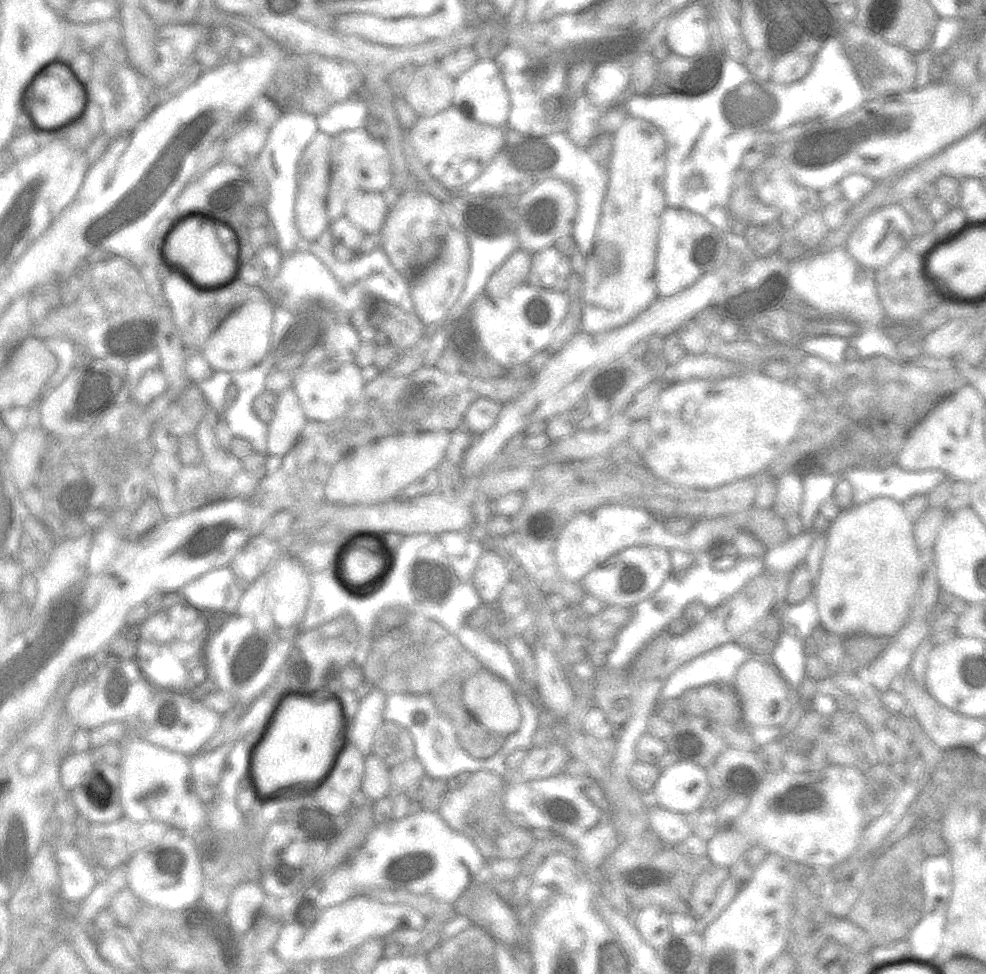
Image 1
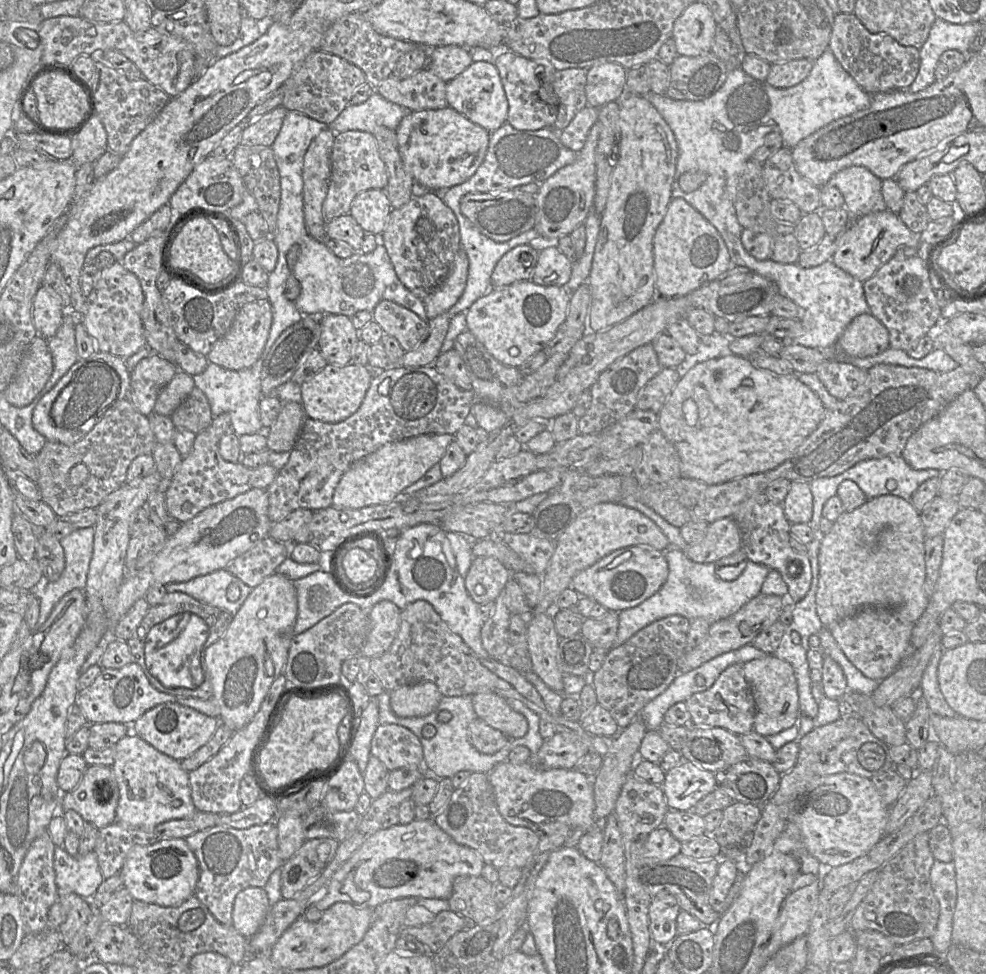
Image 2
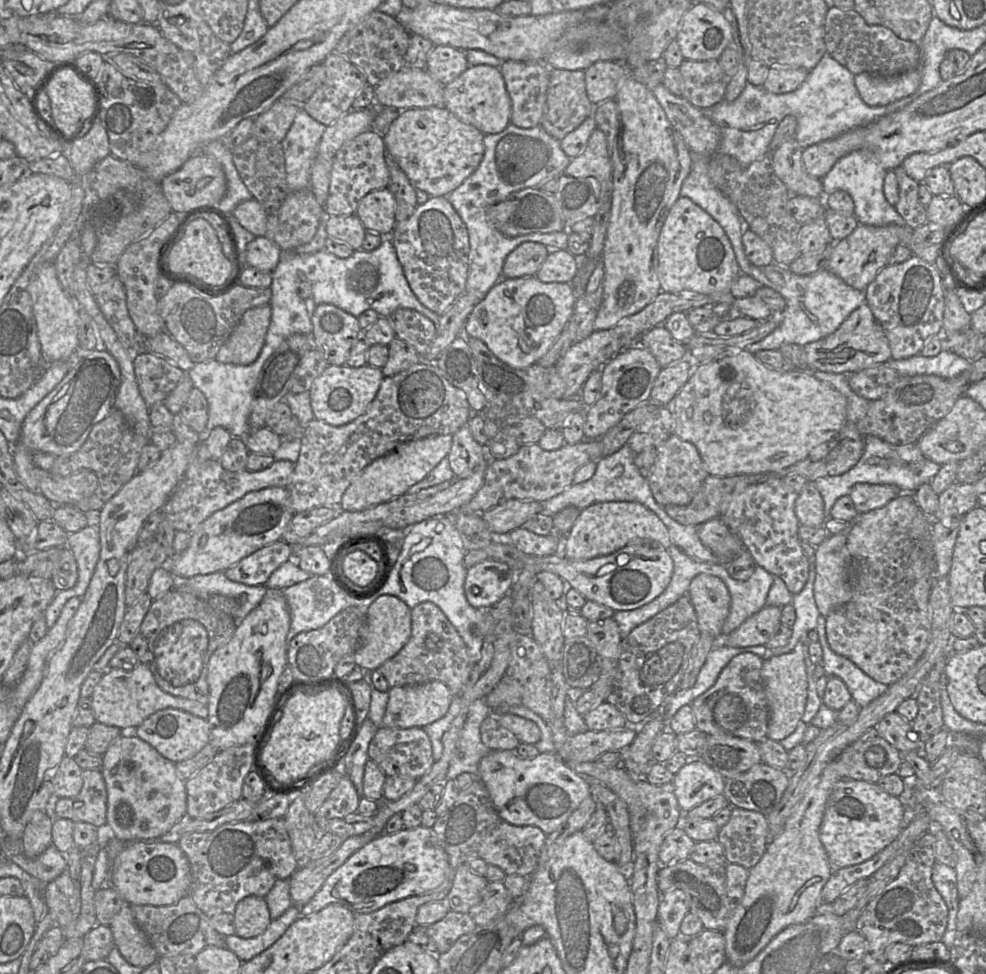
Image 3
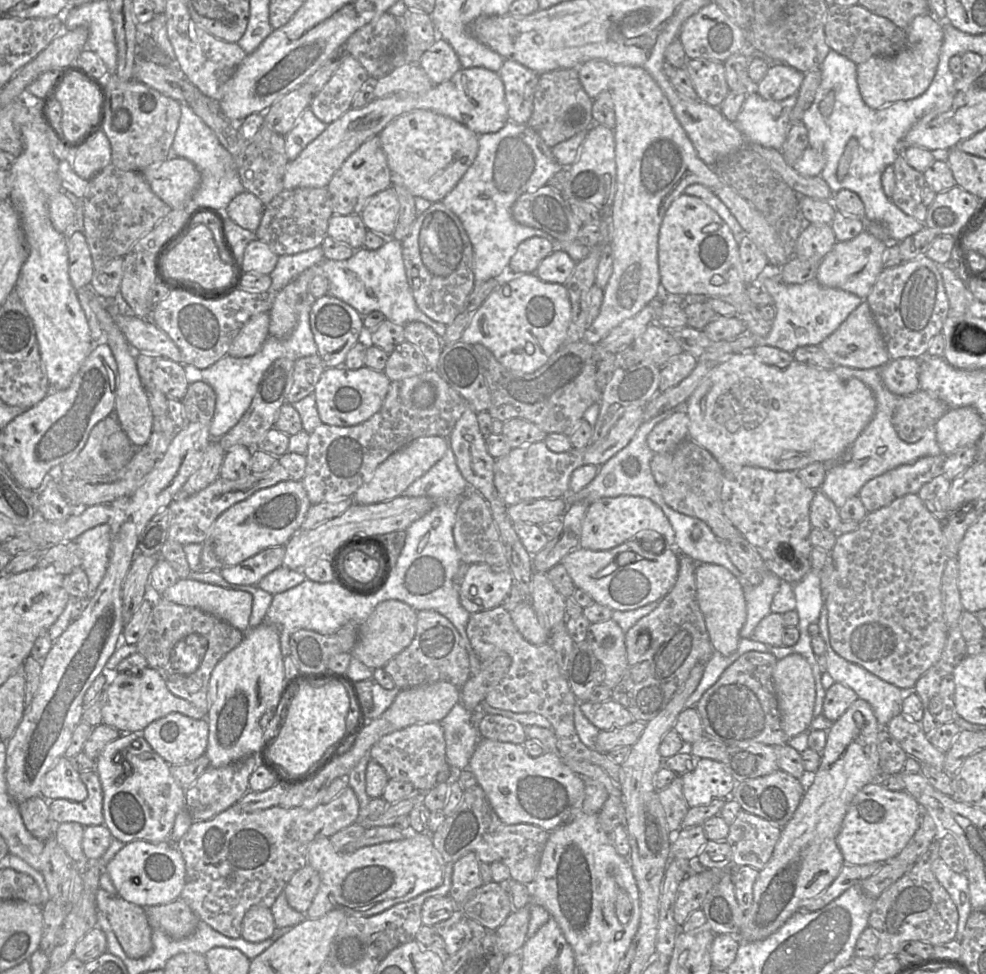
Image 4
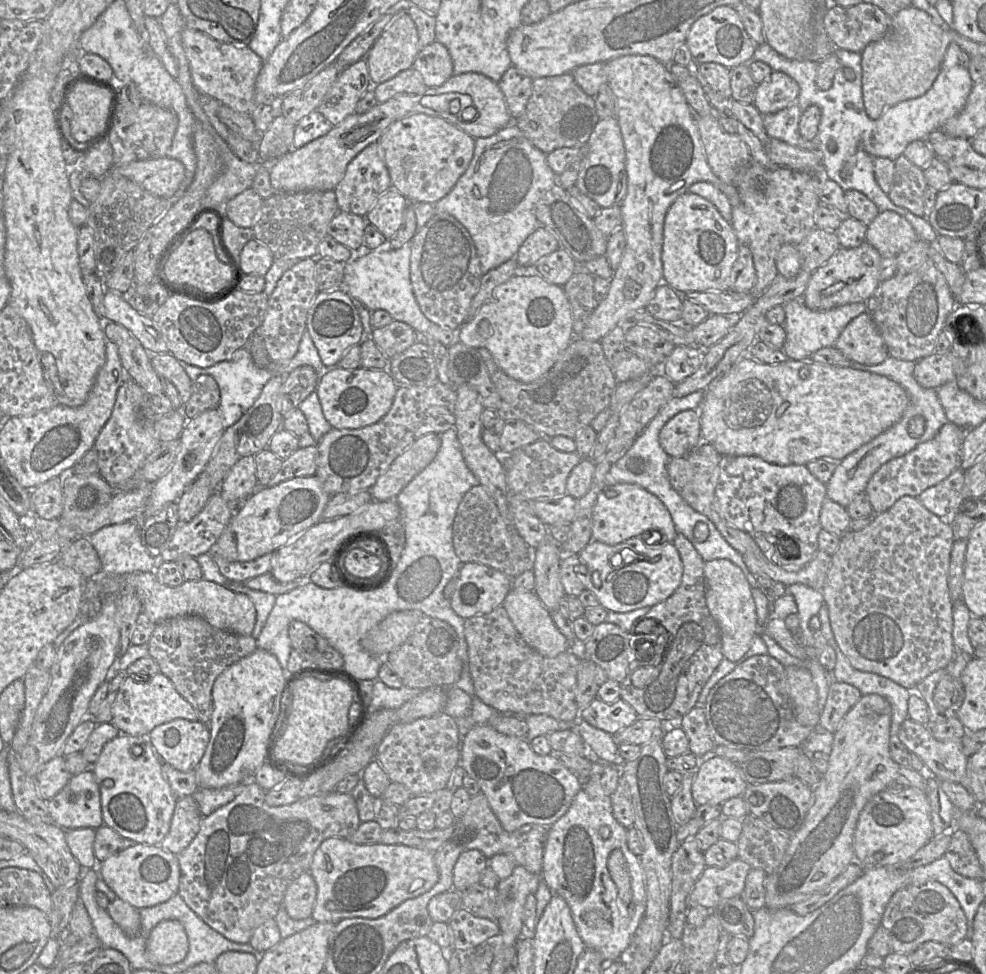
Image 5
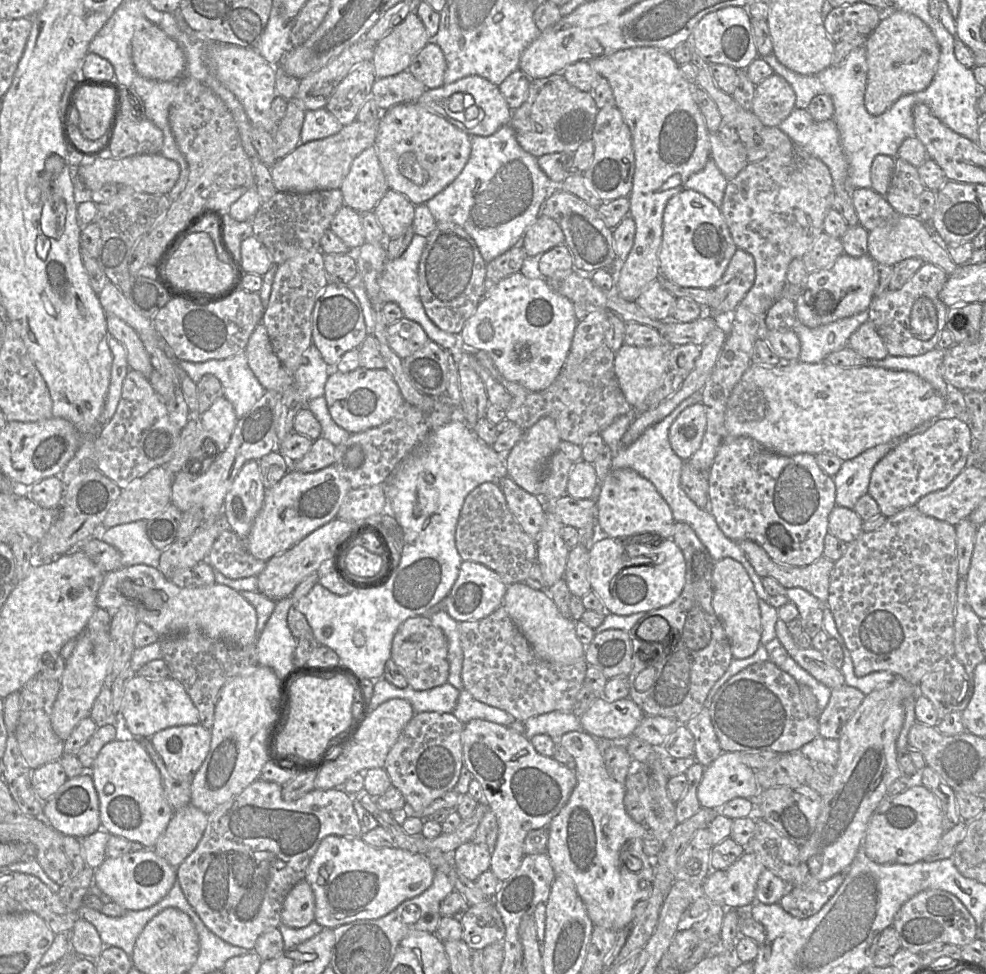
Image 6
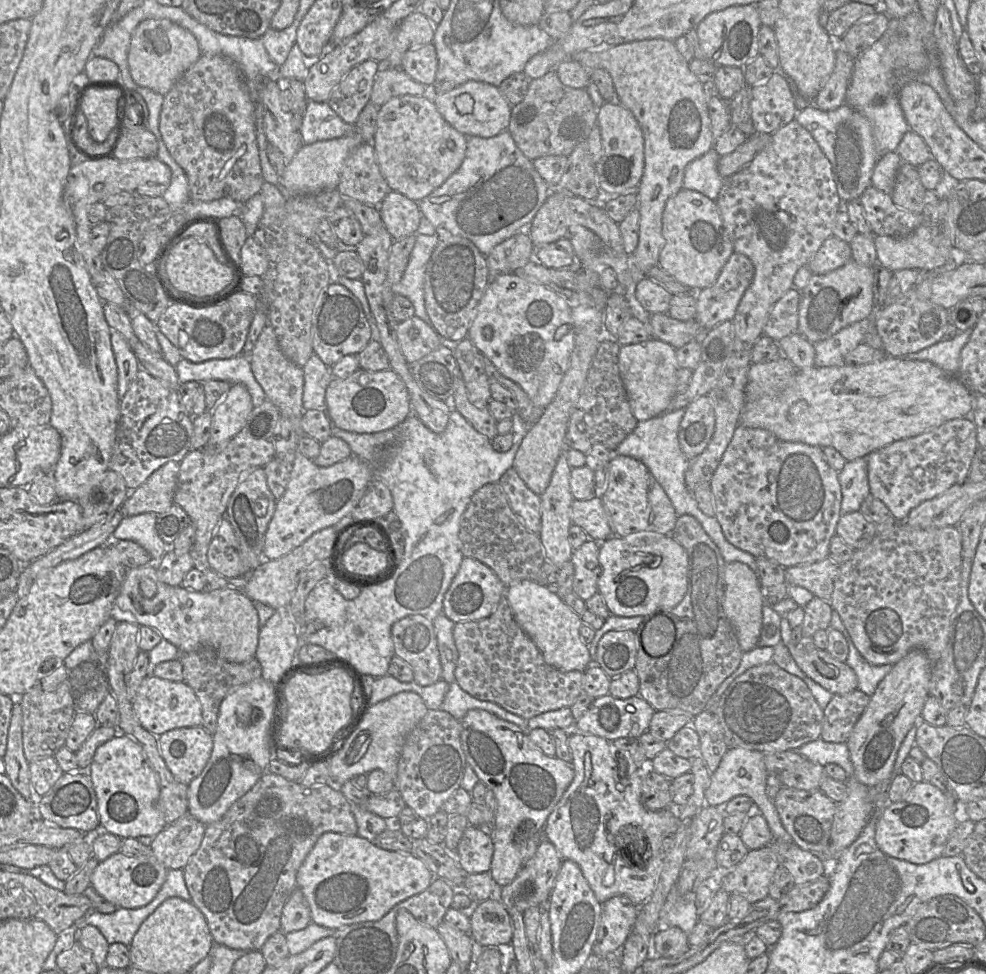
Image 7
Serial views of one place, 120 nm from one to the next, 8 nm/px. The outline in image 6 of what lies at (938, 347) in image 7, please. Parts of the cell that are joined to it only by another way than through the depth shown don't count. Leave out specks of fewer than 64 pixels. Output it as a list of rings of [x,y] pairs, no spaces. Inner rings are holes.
[[[934,348],[918,356],[891,356],[881,360],[869,360],[866,366],[896,371],[909,371],[926,380],[947,401],[949,385],[942,375],[942,363],[946,350]]]

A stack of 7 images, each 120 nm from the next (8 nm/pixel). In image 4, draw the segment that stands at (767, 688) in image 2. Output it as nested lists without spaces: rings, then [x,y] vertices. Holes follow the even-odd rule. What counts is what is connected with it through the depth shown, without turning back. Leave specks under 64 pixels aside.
[[[796,653],[778,660],[773,671],[773,685],[781,716],[781,727],[786,736],[790,739],[811,730],[816,690],[808,661]]]

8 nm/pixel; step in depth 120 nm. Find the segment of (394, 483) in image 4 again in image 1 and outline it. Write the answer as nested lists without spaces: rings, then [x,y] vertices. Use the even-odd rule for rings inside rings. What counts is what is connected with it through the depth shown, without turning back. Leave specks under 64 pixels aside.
[[[451,432],[405,433],[387,436],[364,445],[339,460],[325,486],[325,499],[333,504],[376,504],[397,498],[397,494],[445,459]]]

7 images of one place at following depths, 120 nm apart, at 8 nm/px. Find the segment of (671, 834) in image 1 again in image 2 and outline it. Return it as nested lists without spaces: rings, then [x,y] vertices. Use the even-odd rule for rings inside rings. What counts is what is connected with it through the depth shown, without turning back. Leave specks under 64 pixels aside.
[[[669,810],[663,826],[681,843],[706,834],[704,818],[692,811]]]

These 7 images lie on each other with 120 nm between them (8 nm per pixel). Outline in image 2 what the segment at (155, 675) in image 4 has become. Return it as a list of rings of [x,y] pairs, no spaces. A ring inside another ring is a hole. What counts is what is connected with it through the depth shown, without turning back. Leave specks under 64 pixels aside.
[[[135,662],[120,669],[102,668],[93,684],[78,692],[75,704],[82,710],[88,724],[107,722],[126,724],[136,722],[150,709],[168,702],[178,703],[219,719],[220,709],[213,698],[210,700],[185,698],[158,691],[150,684],[142,668]]]

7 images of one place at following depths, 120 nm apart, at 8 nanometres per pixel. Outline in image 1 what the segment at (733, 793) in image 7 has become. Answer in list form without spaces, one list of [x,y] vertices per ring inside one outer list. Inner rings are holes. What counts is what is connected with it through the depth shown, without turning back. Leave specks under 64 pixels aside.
[[[677,762],[659,774],[652,790],[656,803],[672,812],[697,812],[710,790],[705,769]]]

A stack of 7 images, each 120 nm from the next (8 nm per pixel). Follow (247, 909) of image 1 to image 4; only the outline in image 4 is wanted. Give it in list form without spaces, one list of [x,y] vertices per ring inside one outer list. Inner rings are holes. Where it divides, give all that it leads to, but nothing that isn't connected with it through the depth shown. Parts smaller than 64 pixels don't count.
[[[253,906],[244,915],[241,937],[247,942],[259,943],[272,937],[276,930],[269,908]]]

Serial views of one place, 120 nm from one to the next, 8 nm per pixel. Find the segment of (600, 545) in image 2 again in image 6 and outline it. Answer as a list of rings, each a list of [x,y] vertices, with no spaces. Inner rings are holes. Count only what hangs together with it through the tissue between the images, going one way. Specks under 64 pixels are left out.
[[[632,469],[612,470],[599,485],[597,495],[597,528],[600,537],[624,539],[642,533],[656,533],[672,539],[675,520],[672,511],[655,486]]]

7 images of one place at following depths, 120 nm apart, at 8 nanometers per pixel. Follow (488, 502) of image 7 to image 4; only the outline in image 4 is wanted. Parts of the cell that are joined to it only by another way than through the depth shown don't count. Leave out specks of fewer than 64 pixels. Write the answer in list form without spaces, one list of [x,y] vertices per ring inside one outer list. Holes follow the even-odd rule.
[[[475,490],[467,492],[457,510],[453,535],[462,563],[486,563],[492,568],[508,567],[505,547],[491,509],[484,497]]]

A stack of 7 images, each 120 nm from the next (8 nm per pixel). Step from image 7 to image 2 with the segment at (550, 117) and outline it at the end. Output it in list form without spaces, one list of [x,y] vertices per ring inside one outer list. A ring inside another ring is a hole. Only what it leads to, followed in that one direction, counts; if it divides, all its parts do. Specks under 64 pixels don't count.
[[[567,68],[554,72],[553,89],[557,96],[557,115],[552,129],[555,131],[561,132],[588,105],[585,93],[587,70]]]

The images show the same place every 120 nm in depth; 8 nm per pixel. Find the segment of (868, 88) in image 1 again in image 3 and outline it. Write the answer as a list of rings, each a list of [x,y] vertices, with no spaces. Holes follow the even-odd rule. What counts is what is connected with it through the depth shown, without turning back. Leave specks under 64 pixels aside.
[[[829,8],[825,19],[827,52],[851,73],[870,73],[893,77],[920,65],[919,44],[899,38],[893,31],[880,25],[869,25],[855,9]]]

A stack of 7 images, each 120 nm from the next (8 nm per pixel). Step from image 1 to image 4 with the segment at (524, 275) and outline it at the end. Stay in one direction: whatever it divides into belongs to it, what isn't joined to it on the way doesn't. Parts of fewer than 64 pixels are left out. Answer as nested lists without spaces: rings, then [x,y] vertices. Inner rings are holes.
[[[532,237],[521,242],[508,266],[508,272],[514,275],[535,273],[541,261],[553,250],[554,242],[543,237]]]

